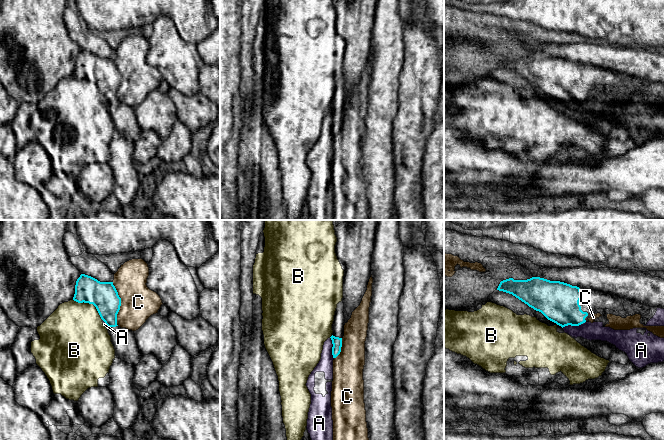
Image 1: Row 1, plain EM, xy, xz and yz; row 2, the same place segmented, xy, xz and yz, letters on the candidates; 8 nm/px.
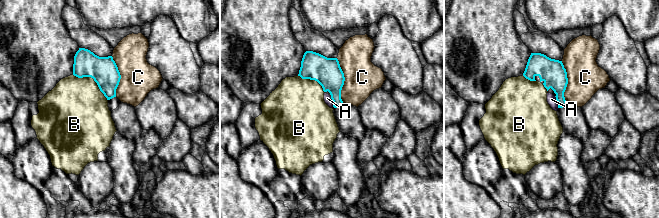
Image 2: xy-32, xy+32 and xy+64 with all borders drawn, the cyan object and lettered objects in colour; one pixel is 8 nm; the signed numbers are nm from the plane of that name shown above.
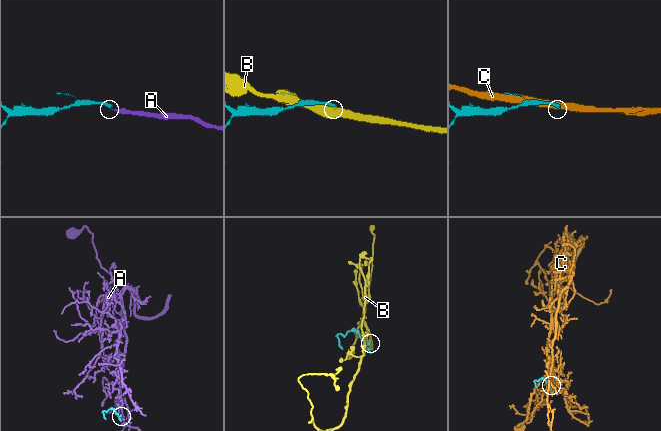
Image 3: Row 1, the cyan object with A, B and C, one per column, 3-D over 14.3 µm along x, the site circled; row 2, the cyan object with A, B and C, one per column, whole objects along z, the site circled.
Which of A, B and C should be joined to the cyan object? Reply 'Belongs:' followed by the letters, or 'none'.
Belongs: none

